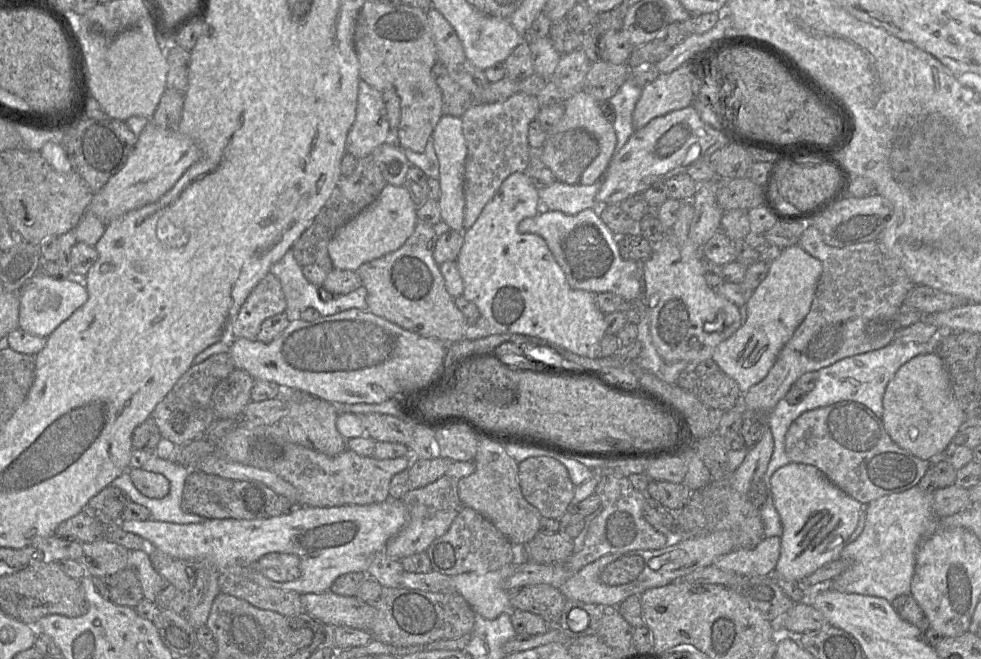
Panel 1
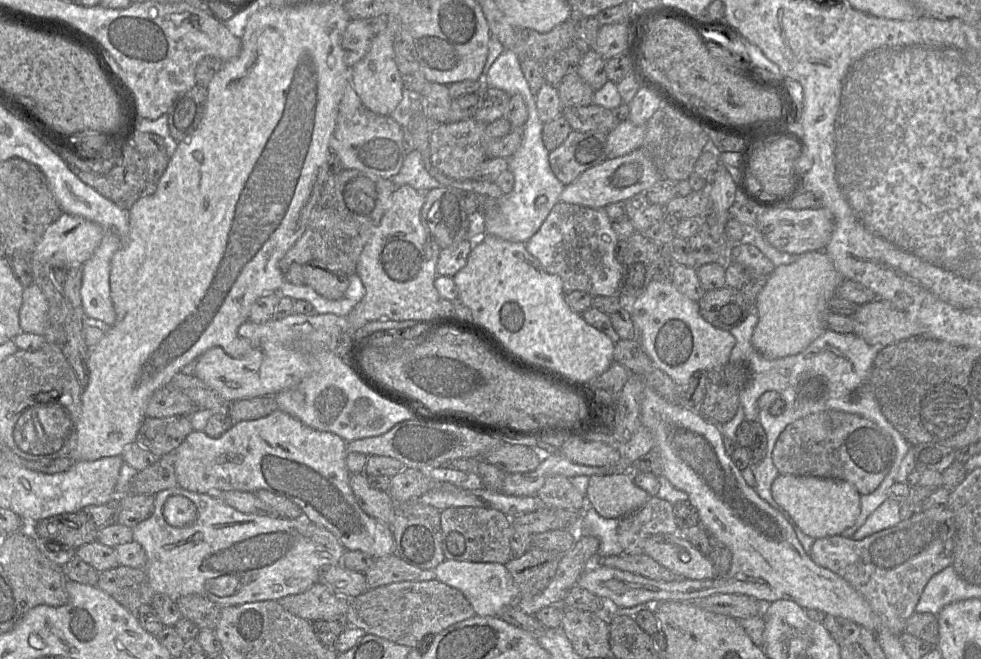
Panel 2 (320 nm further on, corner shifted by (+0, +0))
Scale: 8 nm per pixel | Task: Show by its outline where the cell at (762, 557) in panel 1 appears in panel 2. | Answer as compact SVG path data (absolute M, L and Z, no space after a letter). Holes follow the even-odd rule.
M948 507L930 508L862 540L840 535L817 539L809 556L851 584L890 631L900 636L930 578L952 565L955 534L953 512Z

